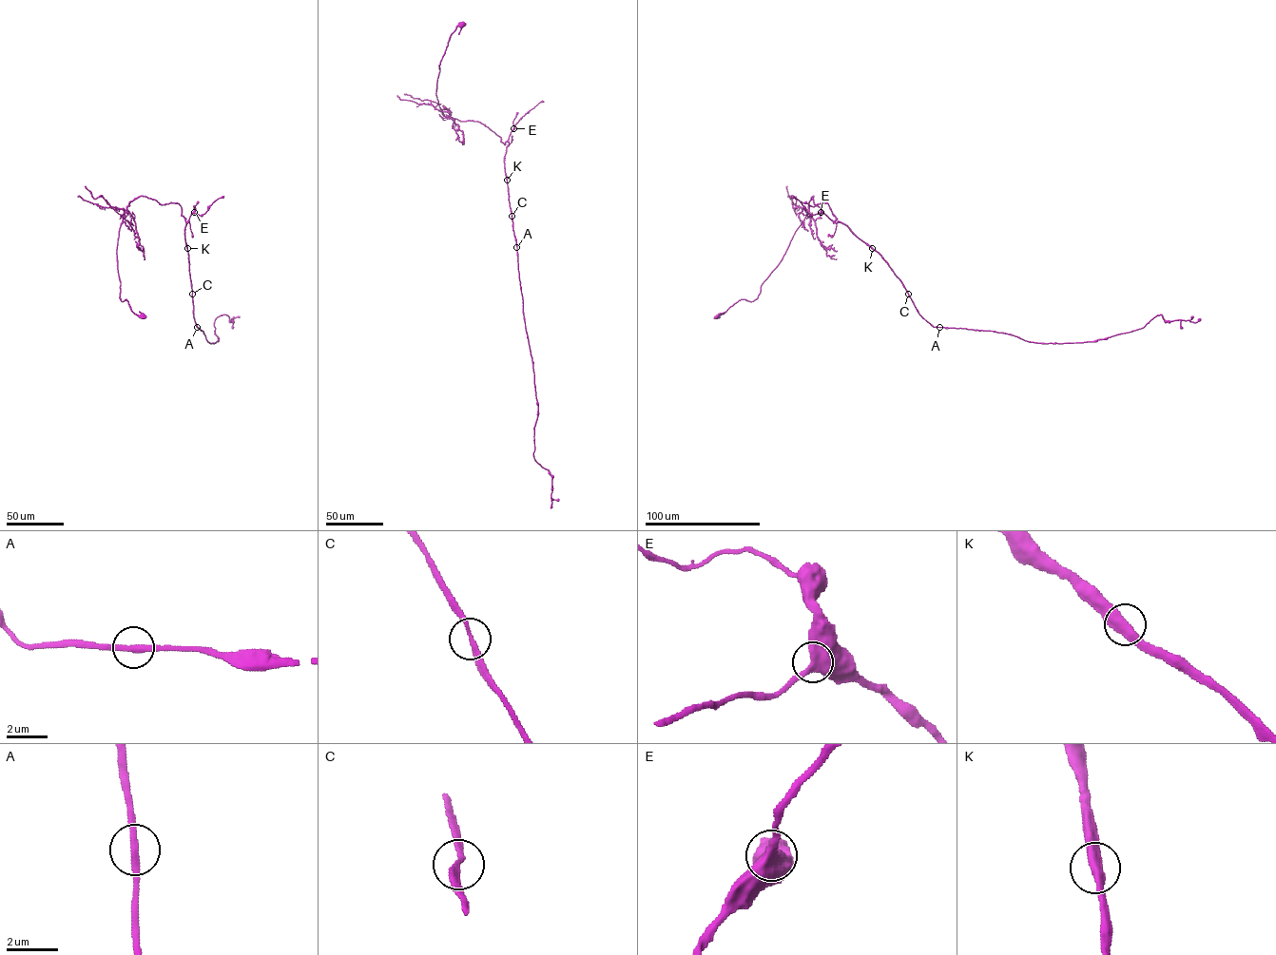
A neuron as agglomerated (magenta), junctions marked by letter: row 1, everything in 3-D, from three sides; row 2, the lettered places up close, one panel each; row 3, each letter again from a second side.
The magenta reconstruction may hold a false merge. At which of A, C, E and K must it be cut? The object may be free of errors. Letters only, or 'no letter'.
no letter

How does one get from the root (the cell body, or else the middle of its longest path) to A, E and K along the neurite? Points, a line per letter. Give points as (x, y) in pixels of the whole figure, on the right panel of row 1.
A: (717, 316), (757, 297), (813, 196), (881, 256), (918, 314), (939, 327)
E: (717, 316), (742, 299), (757, 297), (812, 196), (815, 204), (827, 203), (835, 220), (821, 212)
K: (717, 316), (742, 299), (757, 297), (812, 196), (815, 204), (827, 203), (834, 222), (844, 223), (873, 248)

